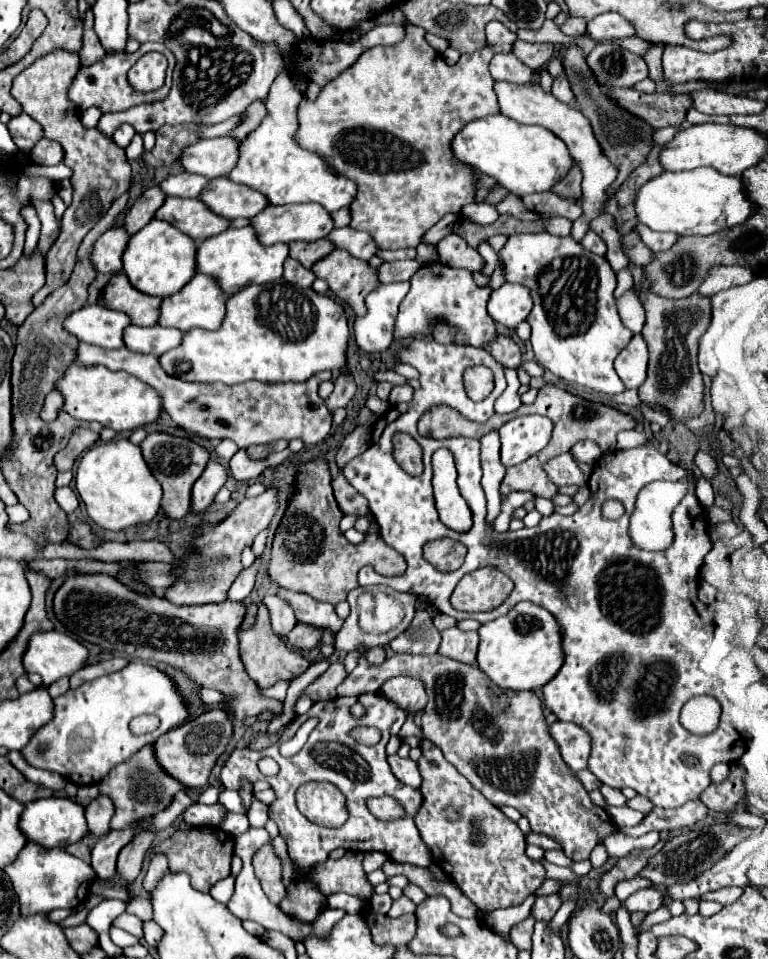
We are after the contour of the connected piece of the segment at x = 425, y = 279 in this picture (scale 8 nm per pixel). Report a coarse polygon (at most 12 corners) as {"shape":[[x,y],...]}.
{"shape":[[426,264],[410,280],[396,340],[430,336],[430,318],[458,342],[496,336],[490,288],[464,268]]}

